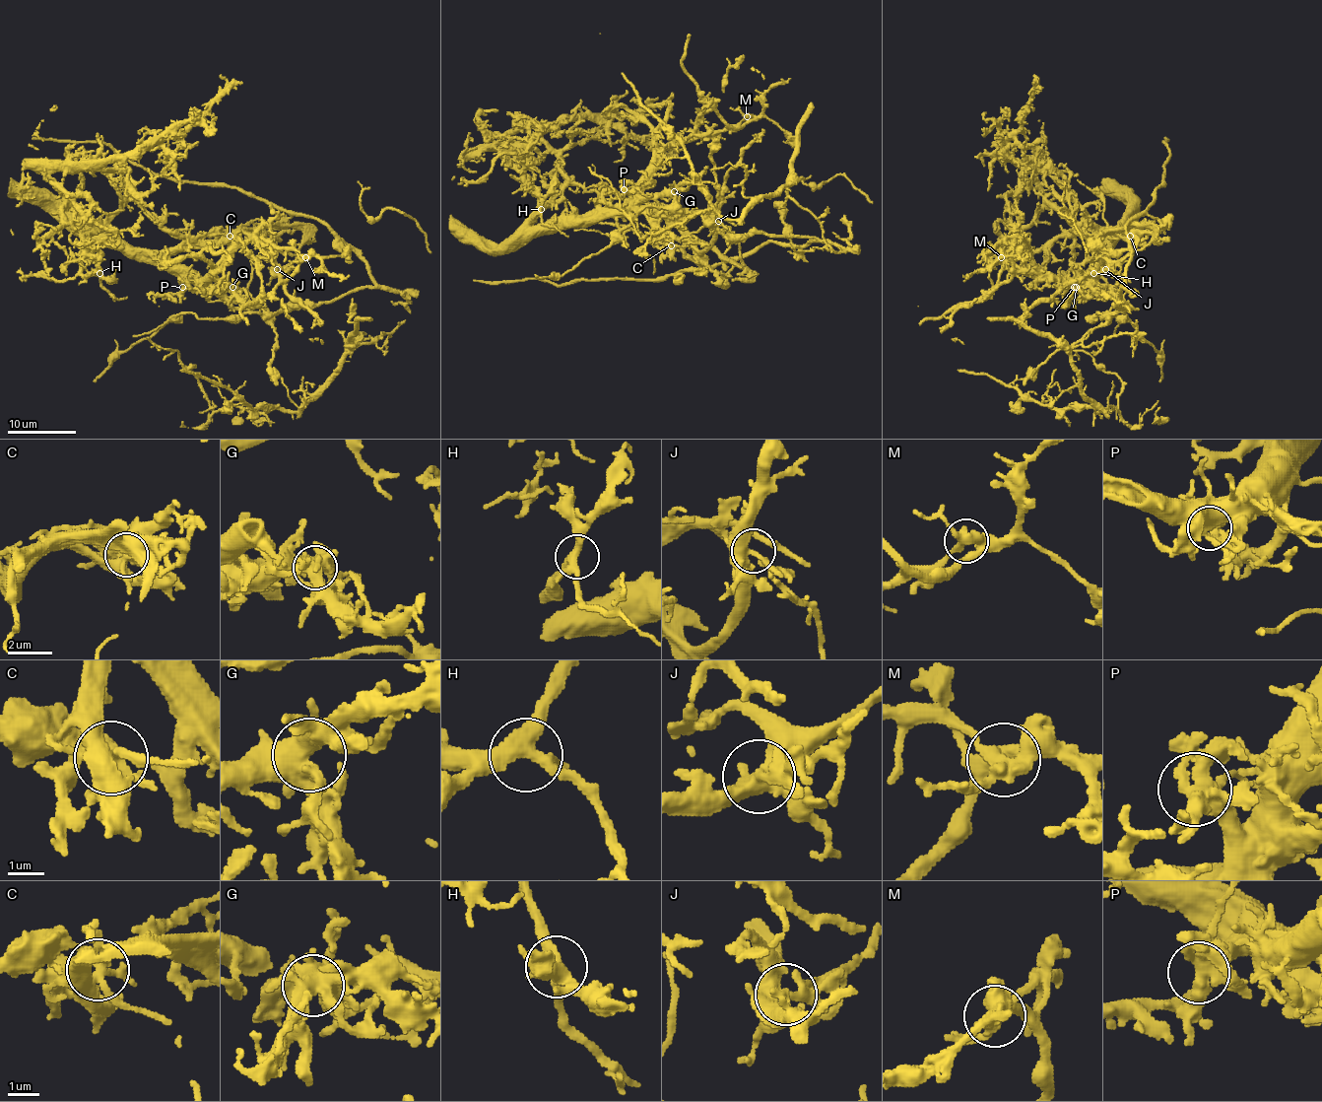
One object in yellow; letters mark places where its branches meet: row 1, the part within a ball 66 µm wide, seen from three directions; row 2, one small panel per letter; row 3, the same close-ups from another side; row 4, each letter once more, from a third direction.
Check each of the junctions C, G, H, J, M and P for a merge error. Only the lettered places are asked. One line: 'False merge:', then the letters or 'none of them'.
False merge: C, M

